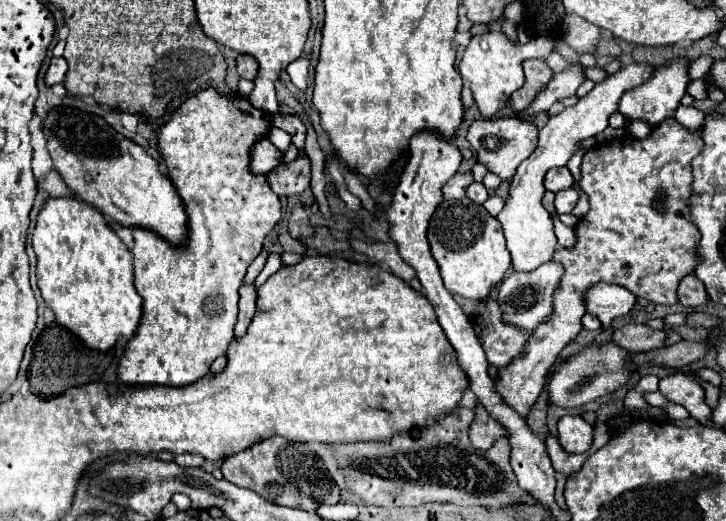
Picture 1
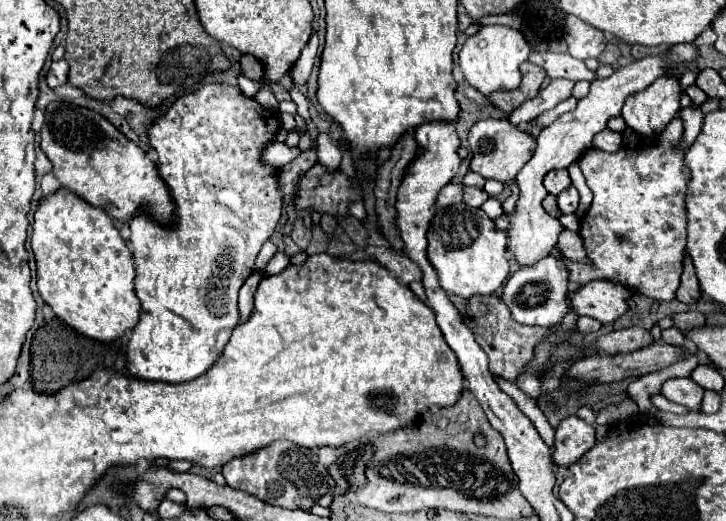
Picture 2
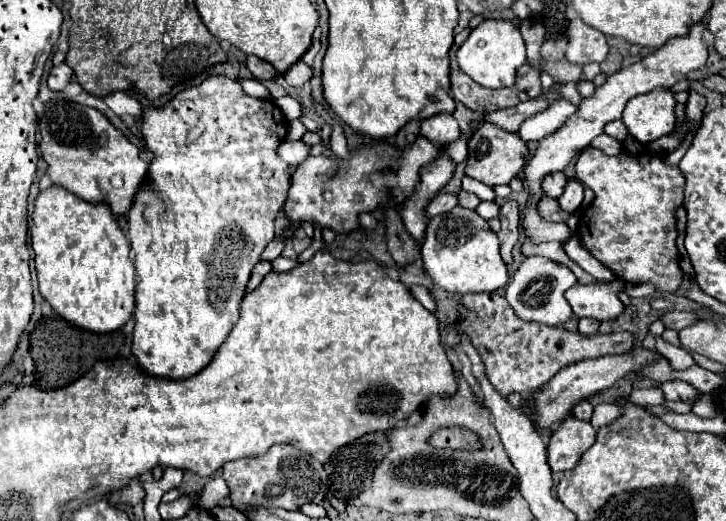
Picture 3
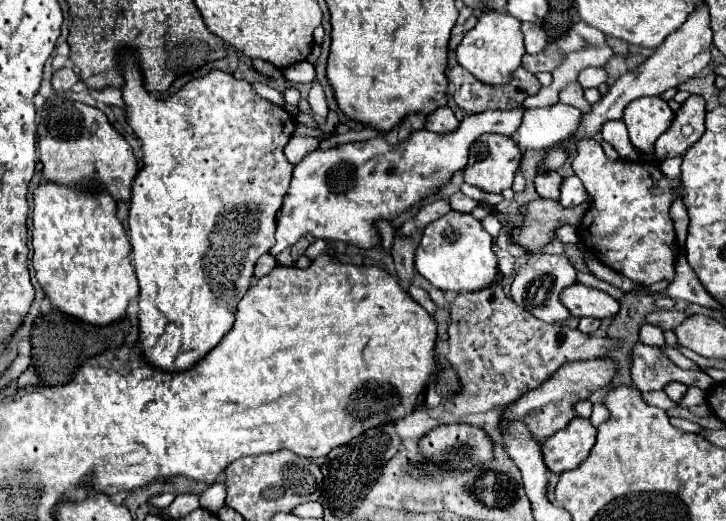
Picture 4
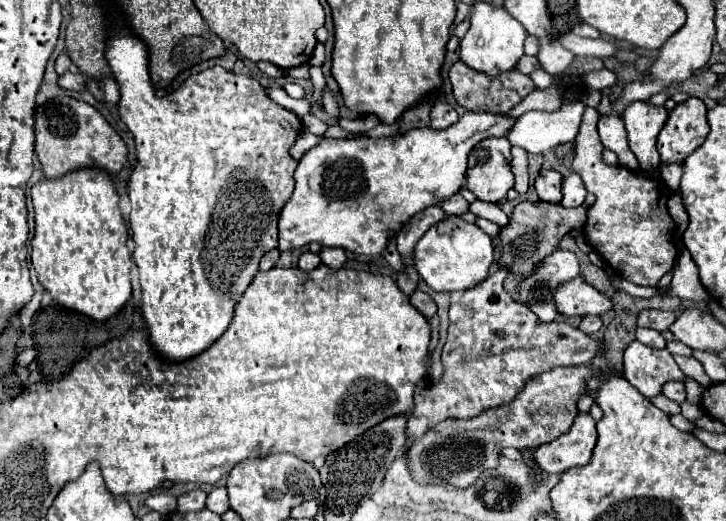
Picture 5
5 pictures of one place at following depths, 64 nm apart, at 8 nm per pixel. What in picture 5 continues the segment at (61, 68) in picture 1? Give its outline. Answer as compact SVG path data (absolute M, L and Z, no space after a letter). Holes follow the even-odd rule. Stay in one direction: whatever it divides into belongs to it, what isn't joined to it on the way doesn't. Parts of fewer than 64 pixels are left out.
M66 72L64 76L58 78L58 84L66 90L76 90L76 92L86 90L86 78L80 72Z

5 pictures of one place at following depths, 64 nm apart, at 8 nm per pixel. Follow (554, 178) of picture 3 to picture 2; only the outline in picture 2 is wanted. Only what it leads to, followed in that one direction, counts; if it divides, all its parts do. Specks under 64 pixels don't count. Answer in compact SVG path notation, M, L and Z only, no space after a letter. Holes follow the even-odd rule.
M554 170L548 172L544 178L544 186L552 196L558 196L560 192L564 192L570 186L570 176L568 170Z

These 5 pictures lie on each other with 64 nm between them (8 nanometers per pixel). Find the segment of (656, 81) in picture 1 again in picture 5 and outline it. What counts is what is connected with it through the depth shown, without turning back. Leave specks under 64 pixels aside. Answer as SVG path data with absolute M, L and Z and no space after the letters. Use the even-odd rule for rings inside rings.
M632 102L622 120L628 132L628 144L640 162L642 170L656 170L660 166L660 156L656 152L656 136L666 122L668 110L664 106L656 108L646 102Z

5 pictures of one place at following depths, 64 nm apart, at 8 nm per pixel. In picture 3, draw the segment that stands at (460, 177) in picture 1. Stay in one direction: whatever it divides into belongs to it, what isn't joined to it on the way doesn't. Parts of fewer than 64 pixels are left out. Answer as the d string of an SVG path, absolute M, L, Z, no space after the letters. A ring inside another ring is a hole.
M442 194L442 196L436 196L428 206L426 206L426 216L428 218L434 218L442 212L448 212L456 206L456 194Z

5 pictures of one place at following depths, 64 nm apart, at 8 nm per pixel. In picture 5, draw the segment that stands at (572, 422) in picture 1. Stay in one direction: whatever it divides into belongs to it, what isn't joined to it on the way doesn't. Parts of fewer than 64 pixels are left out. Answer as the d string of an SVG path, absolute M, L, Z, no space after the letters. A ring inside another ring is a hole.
M580 412L572 428L556 440L534 450L534 462L550 474L560 474L568 468L588 464L596 446L596 422L590 414Z

